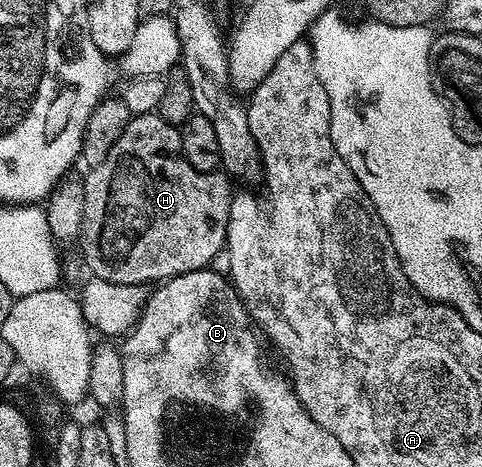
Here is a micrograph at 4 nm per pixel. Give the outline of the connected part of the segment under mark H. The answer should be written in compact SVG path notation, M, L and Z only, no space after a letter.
M158 112L154 114L137 114L127 123L127 127L121 132L117 144L101 160L101 164L90 167L86 171L87 179L82 179L83 187L83 228L81 231L81 243L83 242L83 258L87 261L87 266L94 277L109 284L117 285L137 285L146 287L151 284L162 284L168 278L175 278L177 274L188 274L194 270L201 270L210 267L214 257L224 250L227 244L227 225L229 224L229 208L233 197L233 189L227 181L228 175L223 172L206 174L197 172L189 160L185 160L183 149L181 148L181 136L179 135L180 127L170 126L167 121Z

